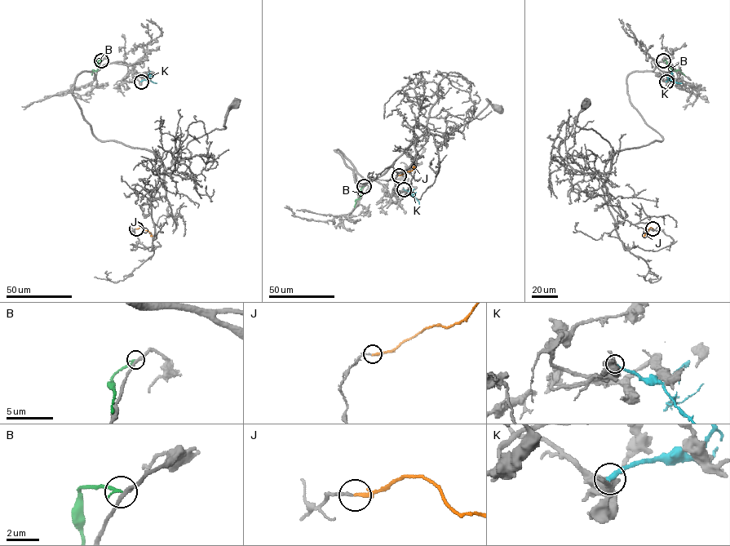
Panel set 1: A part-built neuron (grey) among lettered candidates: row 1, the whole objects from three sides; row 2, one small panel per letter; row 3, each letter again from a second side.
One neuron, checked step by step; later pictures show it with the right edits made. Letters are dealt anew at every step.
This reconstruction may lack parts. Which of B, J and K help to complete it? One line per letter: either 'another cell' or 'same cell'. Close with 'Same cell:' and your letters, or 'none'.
B: another cell
J: same cell
K: another cell
Same cell: J

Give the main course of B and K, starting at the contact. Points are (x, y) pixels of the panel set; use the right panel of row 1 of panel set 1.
B: (663, 60), (665, 60), (671, 68), (679, 70), (684, 75)
K: (666, 82), (681, 83)

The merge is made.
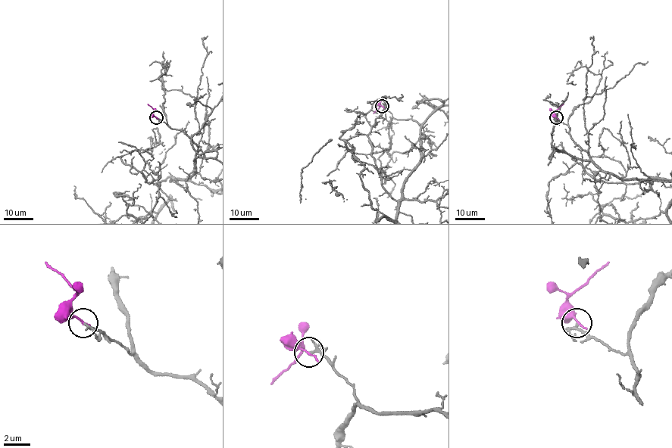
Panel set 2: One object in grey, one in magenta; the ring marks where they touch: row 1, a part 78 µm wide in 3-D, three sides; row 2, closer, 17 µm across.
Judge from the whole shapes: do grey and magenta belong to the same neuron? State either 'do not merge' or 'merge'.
do not merge

